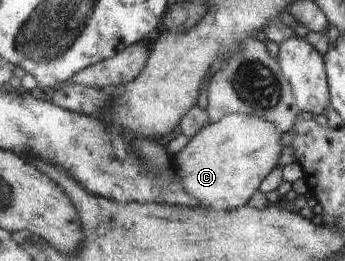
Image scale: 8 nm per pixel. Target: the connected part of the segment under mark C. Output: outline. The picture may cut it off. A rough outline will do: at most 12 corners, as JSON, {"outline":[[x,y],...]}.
{"outline":[[226,114],[173,155],[185,192],[247,204],[283,149],[277,126]]}

